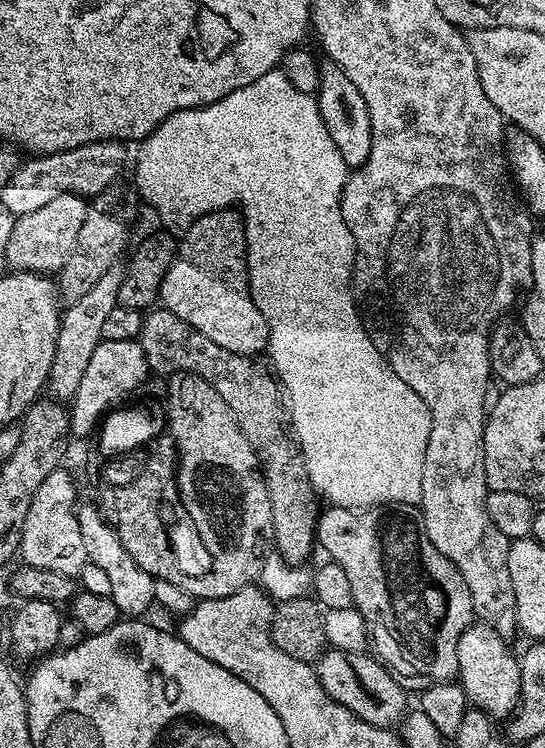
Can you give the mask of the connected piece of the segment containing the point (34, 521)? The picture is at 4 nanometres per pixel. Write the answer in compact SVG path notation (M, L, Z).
M64 471L52 472L50 478L38 486L38 494L34 494L34 502L30 502L20 535L19 555L24 556L23 563L27 567L58 570L58 574L79 577L88 564L88 555L86 546L82 546L82 530L78 530L76 486L71 474Z

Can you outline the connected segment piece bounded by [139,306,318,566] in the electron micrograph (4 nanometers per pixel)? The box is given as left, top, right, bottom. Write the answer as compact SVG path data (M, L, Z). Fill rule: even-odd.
M157 307L157 312L147 313L140 331L140 345L146 354L146 362L153 373L191 374L200 376L230 406L240 427L240 433L250 442L260 460L260 471L268 483L267 507L272 517L271 539L276 540L275 551L288 564L297 566L312 552L317 543L316 521L318 497L312 483L304 473L304 457L300 455L286 419L282 403L282 389L269 365L256 356L234 354L222 350L218 342L210 342L206 334L194 330L182 318L167 308ZM264 363L264 364L263 364ZM272 507L272 508L271 508Z

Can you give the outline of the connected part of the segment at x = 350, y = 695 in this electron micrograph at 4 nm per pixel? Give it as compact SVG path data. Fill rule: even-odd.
M328 650L315 661L314 667L316 677L322 682L322 690L326 690L326 694L330 694L334 702L346 706L346 710L358 714L360 720L370 722L379 728L391 729L404 719L409 707L408 700L404 697L407 696L406 690L389 674L375 655Z

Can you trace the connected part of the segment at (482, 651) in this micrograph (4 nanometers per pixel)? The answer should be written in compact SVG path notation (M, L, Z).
M474 622L464 631L462 638L458 638L458 683L464 688L464 693L468 696L468 703L471 707L483 711L493 721L503 721L511 716L520 702L520 661L517 653L511 652L509 641L502 637L483 622Z

